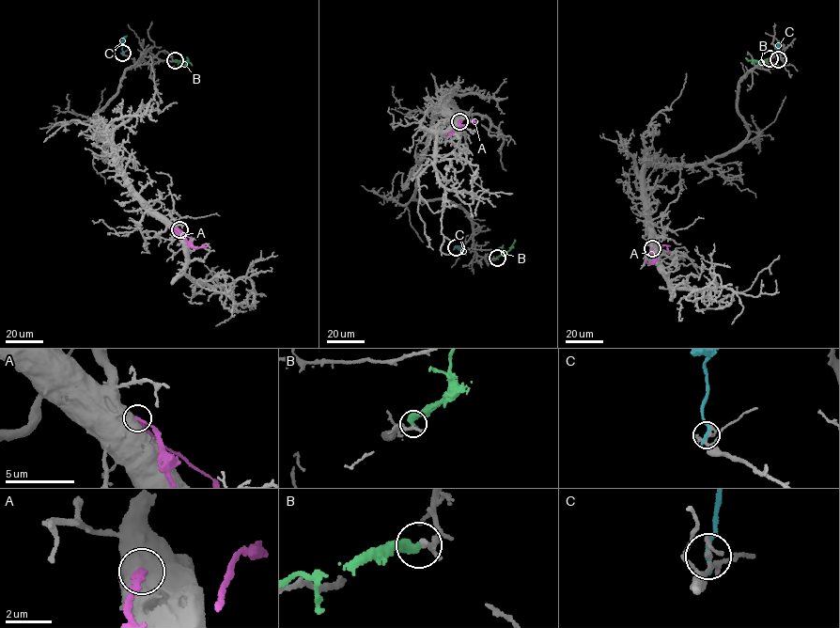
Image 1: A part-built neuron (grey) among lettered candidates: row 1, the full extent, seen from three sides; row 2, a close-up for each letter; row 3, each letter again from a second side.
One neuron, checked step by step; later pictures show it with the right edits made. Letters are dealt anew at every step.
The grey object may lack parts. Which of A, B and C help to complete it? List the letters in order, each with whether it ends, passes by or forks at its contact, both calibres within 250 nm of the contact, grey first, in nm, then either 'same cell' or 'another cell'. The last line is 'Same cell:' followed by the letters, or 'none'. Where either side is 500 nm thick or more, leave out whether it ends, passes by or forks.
A: 750/240 nm | another cell
B: it ends | 280/480 nm | another cell
C: it ends | 220/240 nm | another cell
Same cell: none

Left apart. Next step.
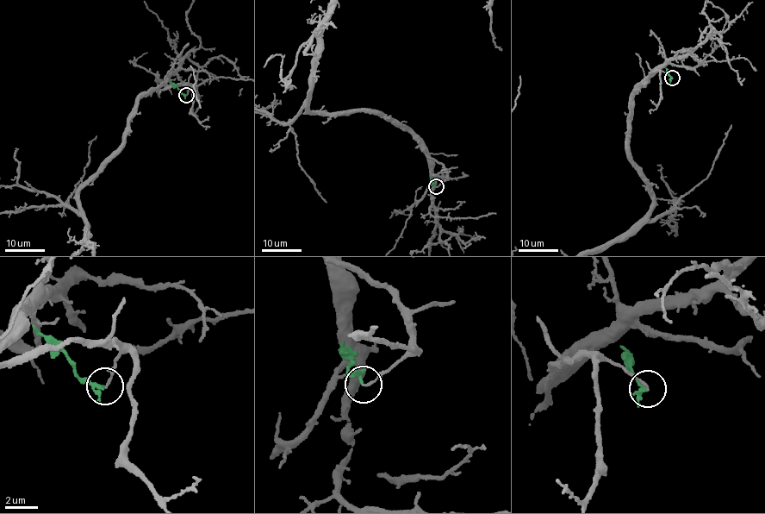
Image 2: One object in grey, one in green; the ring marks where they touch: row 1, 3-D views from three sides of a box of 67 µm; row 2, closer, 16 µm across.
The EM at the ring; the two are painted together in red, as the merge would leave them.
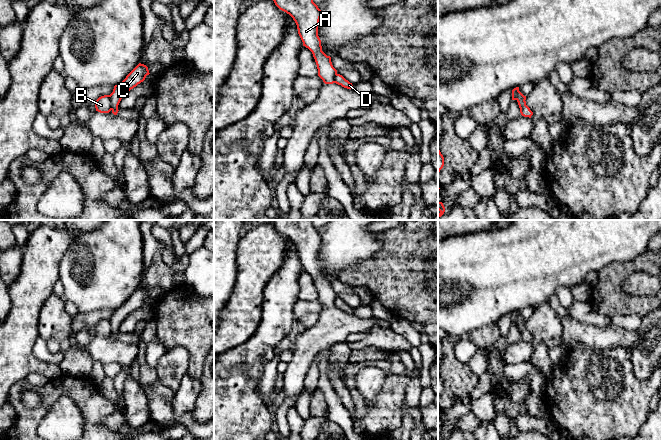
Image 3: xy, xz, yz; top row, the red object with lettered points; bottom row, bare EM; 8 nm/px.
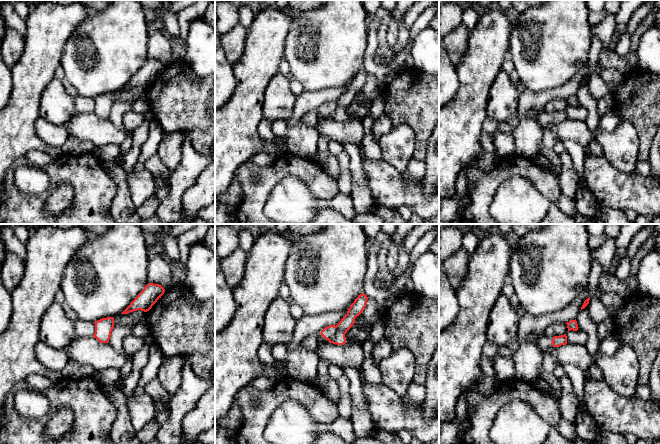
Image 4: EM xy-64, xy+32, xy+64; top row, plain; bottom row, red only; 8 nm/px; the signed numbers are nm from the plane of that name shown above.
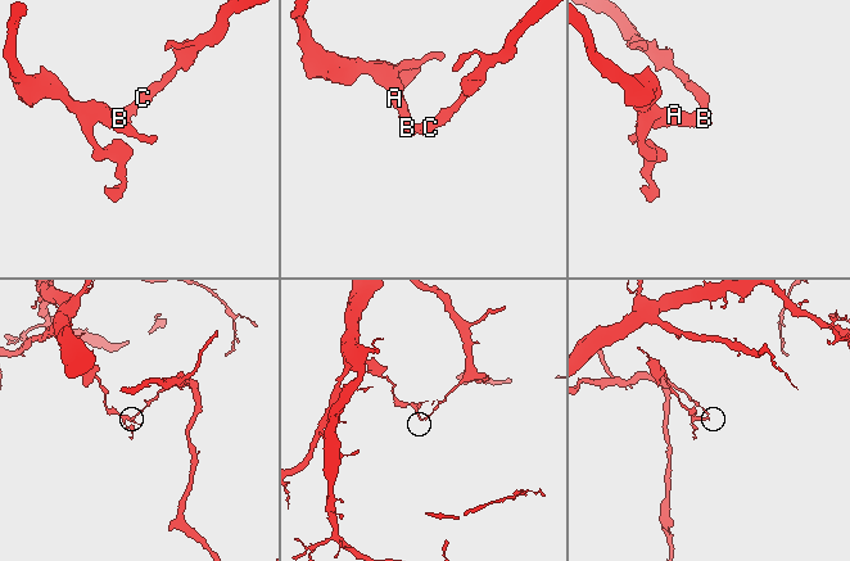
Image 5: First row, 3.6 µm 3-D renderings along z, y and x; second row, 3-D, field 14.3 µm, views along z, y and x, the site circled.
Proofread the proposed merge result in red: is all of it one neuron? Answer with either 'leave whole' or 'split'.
split

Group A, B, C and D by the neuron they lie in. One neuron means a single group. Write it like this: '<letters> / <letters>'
A B / C D

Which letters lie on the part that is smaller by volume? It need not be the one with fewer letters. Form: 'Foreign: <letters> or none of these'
Foreign: A, B

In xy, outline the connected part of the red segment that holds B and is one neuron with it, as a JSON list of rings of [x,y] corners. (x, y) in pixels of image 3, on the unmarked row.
[[[104,319],[99,321],[95,325],[96,335],[100,337],[109,337],[111,335],[111,322],[110,319]]]

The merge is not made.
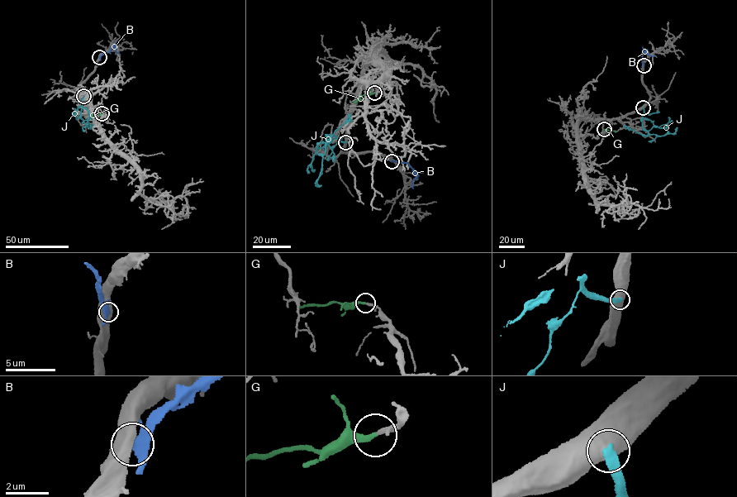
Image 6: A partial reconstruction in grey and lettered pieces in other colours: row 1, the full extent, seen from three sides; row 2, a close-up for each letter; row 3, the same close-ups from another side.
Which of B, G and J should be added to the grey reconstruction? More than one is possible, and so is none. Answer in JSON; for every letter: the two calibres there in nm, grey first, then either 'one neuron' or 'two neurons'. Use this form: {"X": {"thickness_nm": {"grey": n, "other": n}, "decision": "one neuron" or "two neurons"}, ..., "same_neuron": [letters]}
{"B": {"thickness_nm": {"grey": 600, "other": 320}, "decision": "two neurons"}, "G": {"thickness_nm": {"grey": 220, "other": 260}, "decision": "one neuron"}, "J": {"thickness_nm": {"grey": 700, "other": 400}, "decision": "two neurons"}, "same_neuron": ["G"]}

